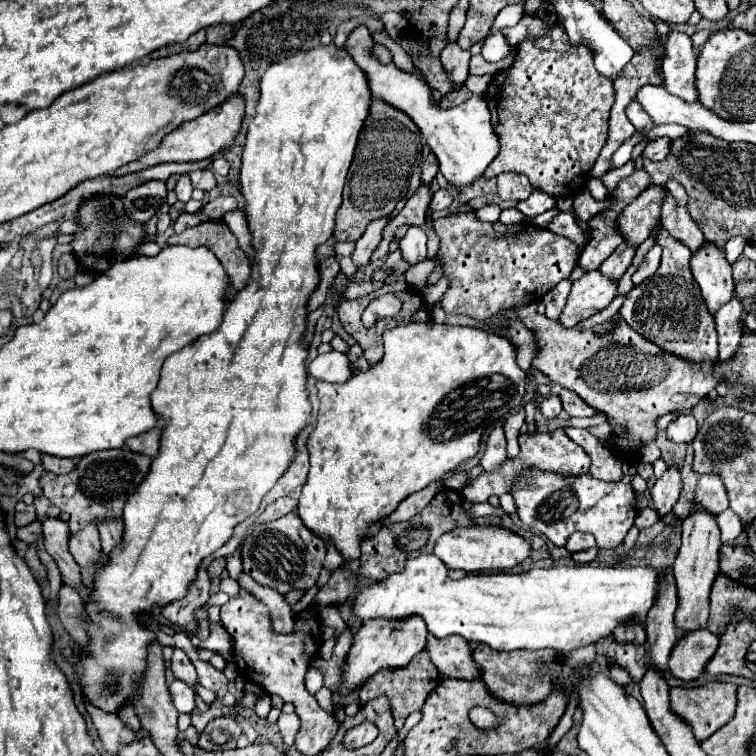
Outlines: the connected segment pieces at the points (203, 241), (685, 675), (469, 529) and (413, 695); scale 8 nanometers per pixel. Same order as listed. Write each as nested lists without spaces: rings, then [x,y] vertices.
[[[218,220],[218,222],[202,222],[198,226],[186,228],[182,234],[172,234],[168,238],[168,244],[182,244],[190,248],[206,246],[216,254],[220,264],[226,270],[226,276],[230,280],[228,290],[224,292],[224,300],[230,300],[246,282],[248,282],[248,270],[250,270],[250,260],[246,252],[238,246],[236,236],[230,232],[230,228]]]
[[[708,630],[684,634],[678,640],[676,648],[672,650],[668,662],[670,674],[684,682],[698,680],[706,670],[708,660],[714,656],[716,648],[718,648],[718,636],[714,636]]]
[[[466,526],[466,528],[456,528],[452,532],[446,532],[440,536],[432,550],[448,568],[456,570],[466,570],[466,572],[478,572],[478,570],[510,570],[516,564],[520,564],[524,558],[530,556],[530,544],[504,528],[496,526]]]
[[[426,650],[418,652],[408,668],[396,668],[392,672],[378,672],[378,676],[372,676],[372,680],[368,680],[368,684],[364,684],[364,688],[360,688],[358,692],[358,702],[360,702],[360,708],[372,700],[372,698],[378,698],[378,696],[386,696],[388,702],[390,702],[390,708],[392,708],[392,716],[394,716],[394,726],[400,730],[404,726],[404,720],[408,714],[412,712],[418,712],[424,704],[424,700],[428,698],[428,694],[440,684],[440,674],[436,672],[436,666],[432,664],[430,656]]]

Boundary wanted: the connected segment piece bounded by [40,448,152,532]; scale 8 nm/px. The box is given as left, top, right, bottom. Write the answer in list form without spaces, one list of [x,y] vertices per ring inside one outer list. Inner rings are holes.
[[[126,448],[94,452],[80,458],[76,468],[68,474],[58,476],[52,472],[44,472],[44,476],[40,478],[40,486],[44,490],[44,496],[48,496],[60,510],[70,514],[70,532],[78,532],[80,528],[84,528],[84,524],[96,524],[102,516],[122,516],[124,500],[128,500],[140,480],[144,480],[144,476],[148,474],[150,460],[152,458],[136,456]]]

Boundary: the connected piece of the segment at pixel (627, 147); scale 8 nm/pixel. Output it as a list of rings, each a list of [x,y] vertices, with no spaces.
[[[636,132],[632,138],[628,138],[628,140],[612,154],[612,158],[610,158],[610,170],[616,170],[616,168],[624,166],[624,164],[630,160],[630,154],[632,154],[632,150],[634,150],[634,146],[636,146],[638,142],[642,142],[642,134],[640,134],[640,132]]]

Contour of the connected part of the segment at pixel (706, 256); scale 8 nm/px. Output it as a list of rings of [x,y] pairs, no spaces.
[[[712,242],[702,244],[690,260],[690,268],[694,274],[694,280],[698,282],[702,290],[702,298],[708,306],[708,310],[714,314],[724,300],[732,298],[734,280],[730,262],[726,260],[724,248],[718,248]]]

